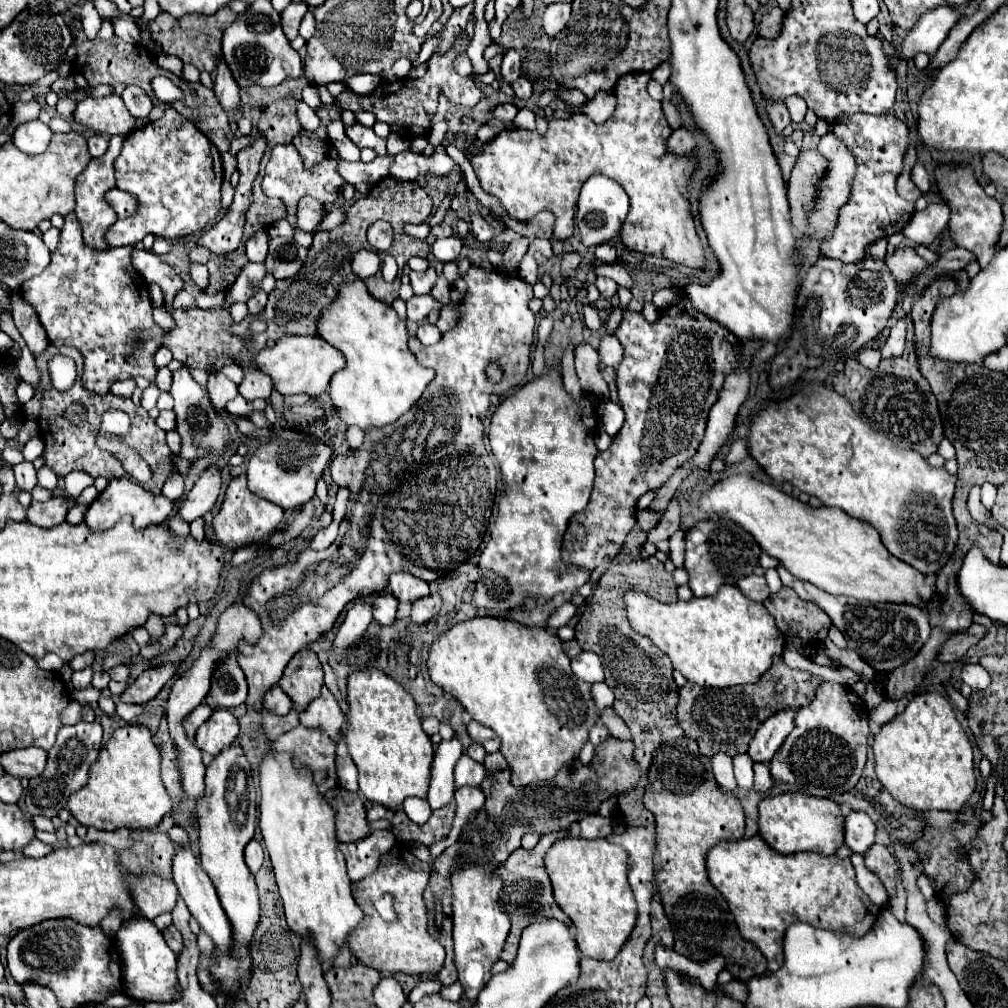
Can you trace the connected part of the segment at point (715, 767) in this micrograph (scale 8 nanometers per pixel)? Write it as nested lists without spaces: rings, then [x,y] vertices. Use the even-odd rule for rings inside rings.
[[[714,754],[710,758],[710,764],[712,764],[712,772],[714,772],[716,782],[726,790],[734,790],[736,780],[734,780],[734,774],[732,774],[732,758],[726,756],[726,754]]]

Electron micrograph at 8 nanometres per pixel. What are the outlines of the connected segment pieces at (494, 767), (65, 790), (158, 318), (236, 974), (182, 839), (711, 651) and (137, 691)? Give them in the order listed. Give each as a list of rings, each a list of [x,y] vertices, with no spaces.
[[[494,752],[494,754],[488,754],[486,756],[484,766],[488,768],[488,772],[500,772],[500,770],[506,770],[508,768],[508,762],[502,756],[502,752]]]
[[[78,722],[74,726],[64,726],[60,728],[56,736],[56,744],[48,752],[48,764],[46,770],[30,778],[30,786],[26,790],[26,808],[28,812],[54,818],[58,812],[68,804],[68,798],[72,792],[80,790],[88,782],[88,770],[96,762],[98,752],[102,748],[102,726],[98,722]]]
[[[165,307],[154,308],[153,310],[153,318],[155,322],[158,322],[166,333],[170,332],[172,328],[175,326],[175,322],[168,310]]]
[[[240,744],[228,746],[222,750],[206,768],[204,776],[204,798],[196,808],[199,822],[200,854],[202,868],[216,886],[218,898],[226,916],[230,918],[234,930],[234,948],[230,954],[216,950],[216,962],[210,968],[210,974],[220,982],[224,994],[230,996],[234,984],[242,984],[248,976],[250,958],[246,946],[252,940],[254,928],[258,924],[258,892],[252,872],[244,862],[244,846],[254,838],[254,828],[258,822],[256,812],[256,790],[252,790],[252,770],[250,762],[244,756]]]
[[[172,826],[172,828],[168,830],[168,834],[170,834],[172,842],[176,842],[178,846],[188,846],[188,844],[190,844],[188,832],[186,832],[184,828],[180,828],[180,826]]]
[[[724,584],[714,596],[674,604],[662,604],[640,590],[628,590],[624,604],[630,626],[666,652],[674,670],[698,686],[724,688],[758,682],[772,666],[772,658],[782,656],[784,650],[784,634],[776,628],[772,614],[746,598],[734,584]]]
[[[166,662],[162,666],[154,666],[150,670],[144,670],[138,678],[134,678],[128,688],[122,692],[120,700],[122,702],[132,702],[132,704],[146,704],[150,702],[162,686],[176,674],[176,666],[172,662]]]

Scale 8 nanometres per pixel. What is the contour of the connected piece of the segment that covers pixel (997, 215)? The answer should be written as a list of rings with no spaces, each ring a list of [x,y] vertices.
[[[970,166],[938,168],[936,180],[938,180],[942,198],[952,208],[952,218],[948,222],[952,240],[956,242],[956,246],[972,250],[972,254],[976,254],[976,262],[984,268],[994,256],[994,248],[996,248],[1002,224],[1004,224],[1004,214],[1002,214],[1000,202],[996,198],[986,196],[982,186],[974,180],[974,170]]]

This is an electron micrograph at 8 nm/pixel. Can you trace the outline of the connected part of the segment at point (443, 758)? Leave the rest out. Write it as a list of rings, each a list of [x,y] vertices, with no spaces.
[[[454,736],[448,742],[440,742],[432,762],[432,782],[428,792],[428,802],[432,810],[438,810],[452,802],[454,798],[454,766],[462,756],[460,740]]]

